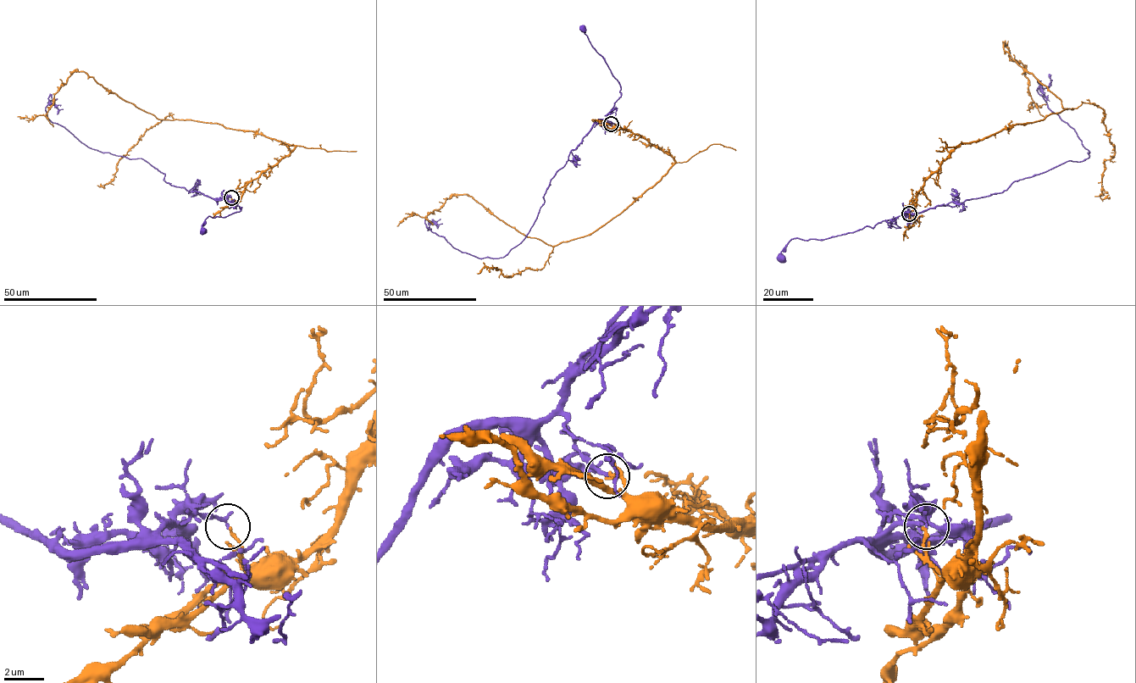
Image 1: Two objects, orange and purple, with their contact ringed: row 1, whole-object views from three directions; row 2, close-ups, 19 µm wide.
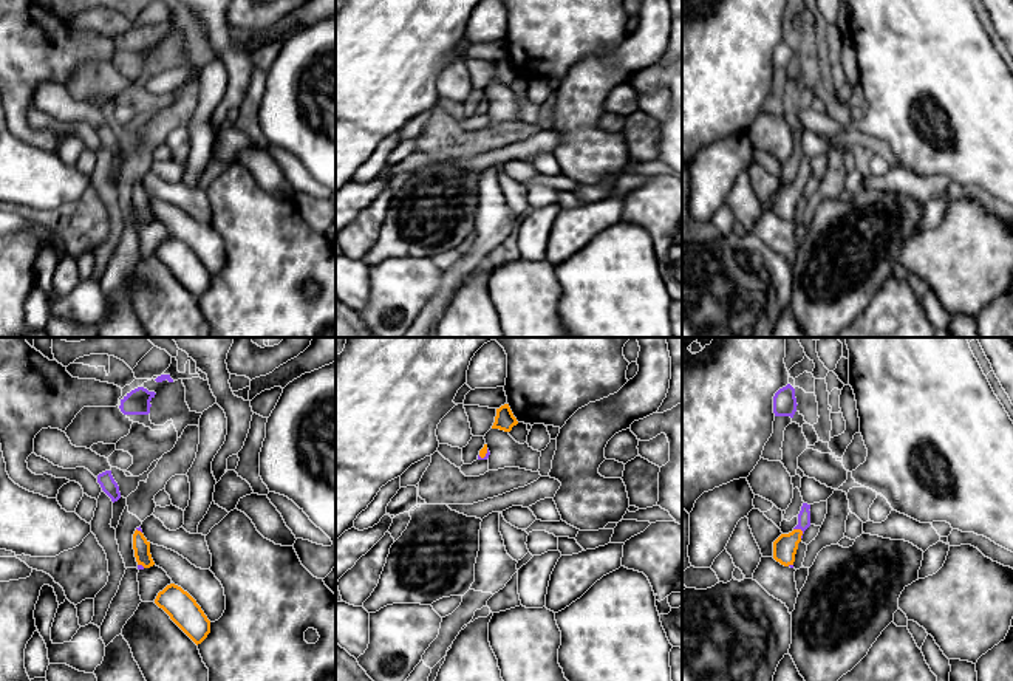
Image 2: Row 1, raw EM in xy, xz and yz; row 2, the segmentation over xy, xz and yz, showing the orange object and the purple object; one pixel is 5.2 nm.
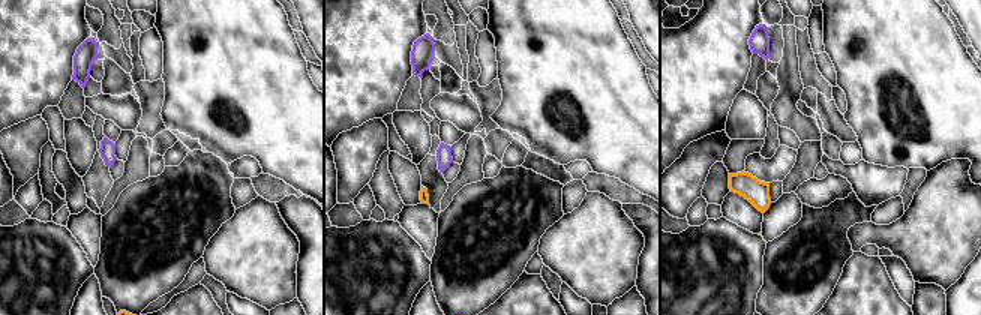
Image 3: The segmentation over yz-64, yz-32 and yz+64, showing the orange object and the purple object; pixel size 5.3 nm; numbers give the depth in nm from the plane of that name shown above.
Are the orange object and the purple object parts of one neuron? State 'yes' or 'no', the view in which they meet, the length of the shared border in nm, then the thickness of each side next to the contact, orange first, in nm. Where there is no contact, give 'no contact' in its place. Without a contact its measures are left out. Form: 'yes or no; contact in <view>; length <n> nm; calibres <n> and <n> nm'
no; contact in yz; length 70 nm; calibres 130 and 60 nm

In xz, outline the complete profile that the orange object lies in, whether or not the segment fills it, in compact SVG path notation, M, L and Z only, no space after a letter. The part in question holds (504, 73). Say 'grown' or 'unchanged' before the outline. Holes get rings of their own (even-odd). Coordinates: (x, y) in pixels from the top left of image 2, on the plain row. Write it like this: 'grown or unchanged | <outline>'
unchanged | M504 57L500 62L496 62L496 70L495 70L495 76L493 76L492 82L510 85L512 80L517 79L517 77L518 77L518 74L513 70L509 57Z

